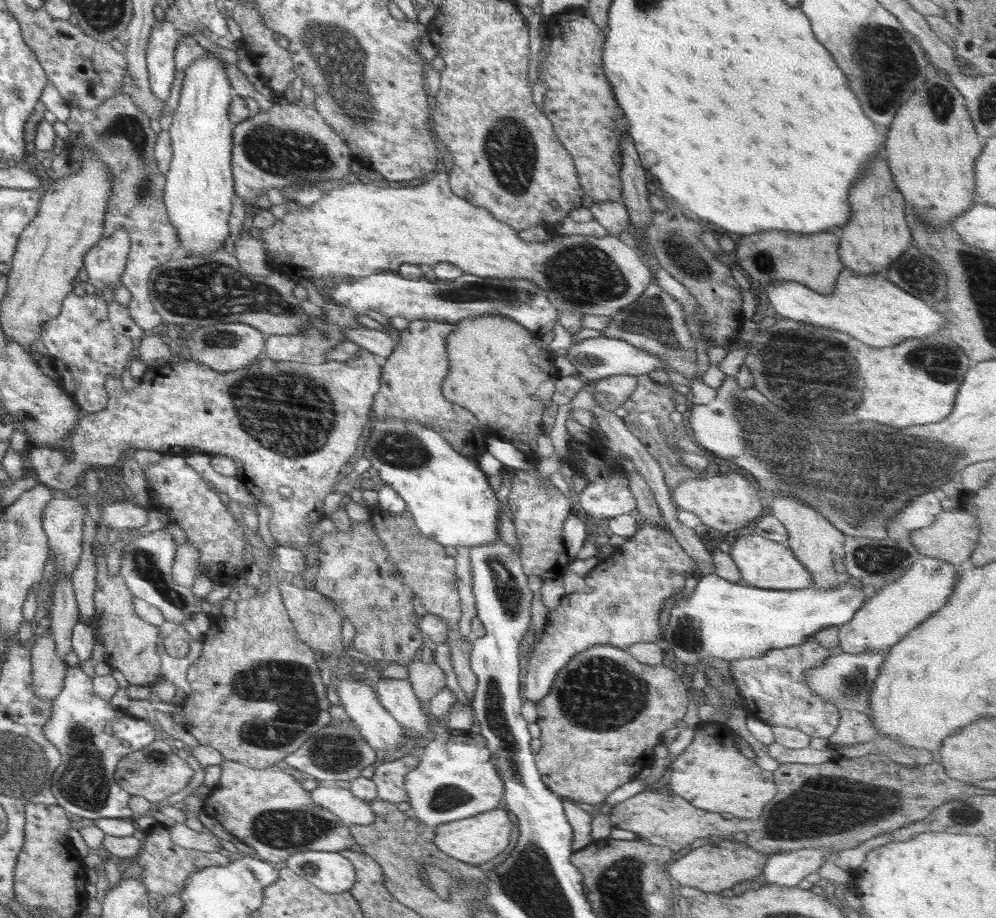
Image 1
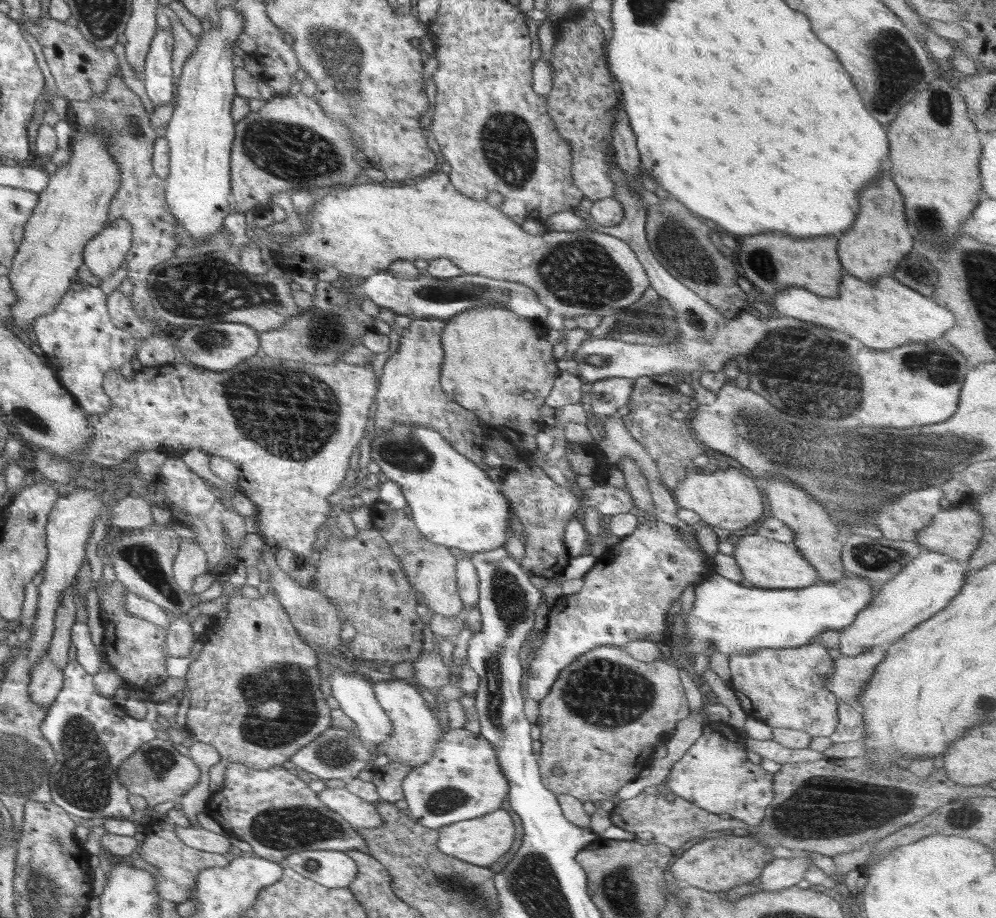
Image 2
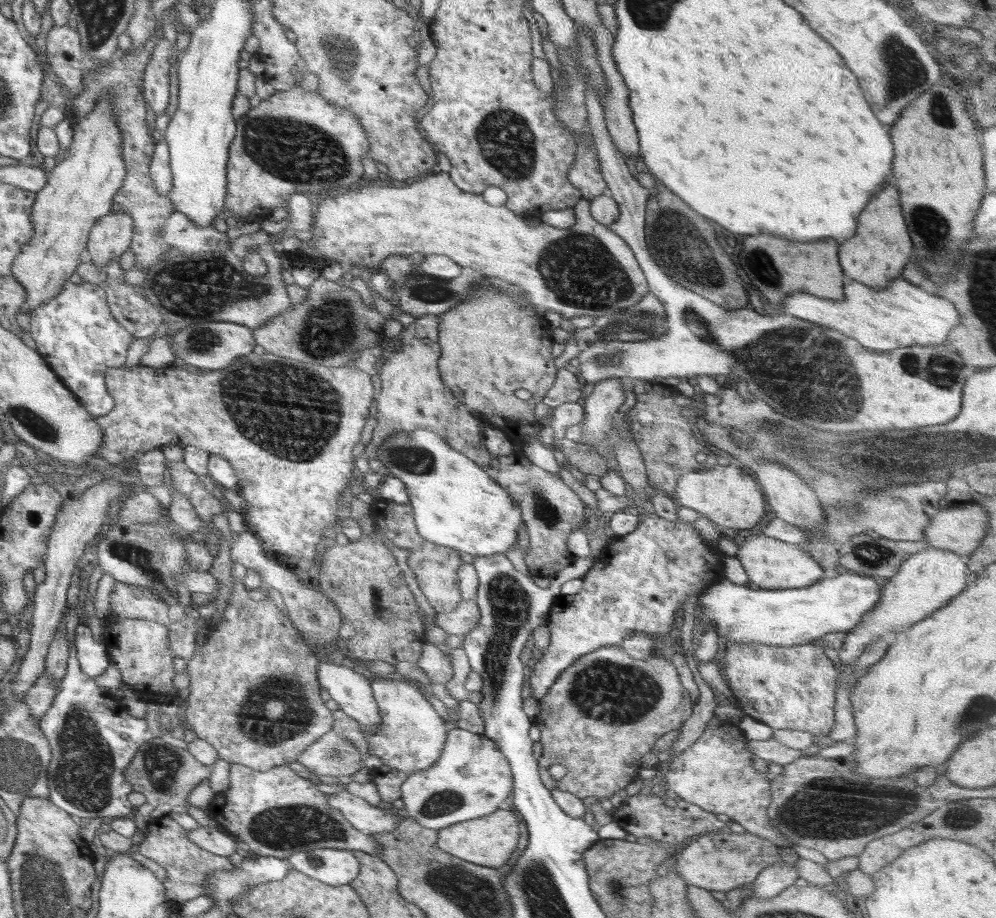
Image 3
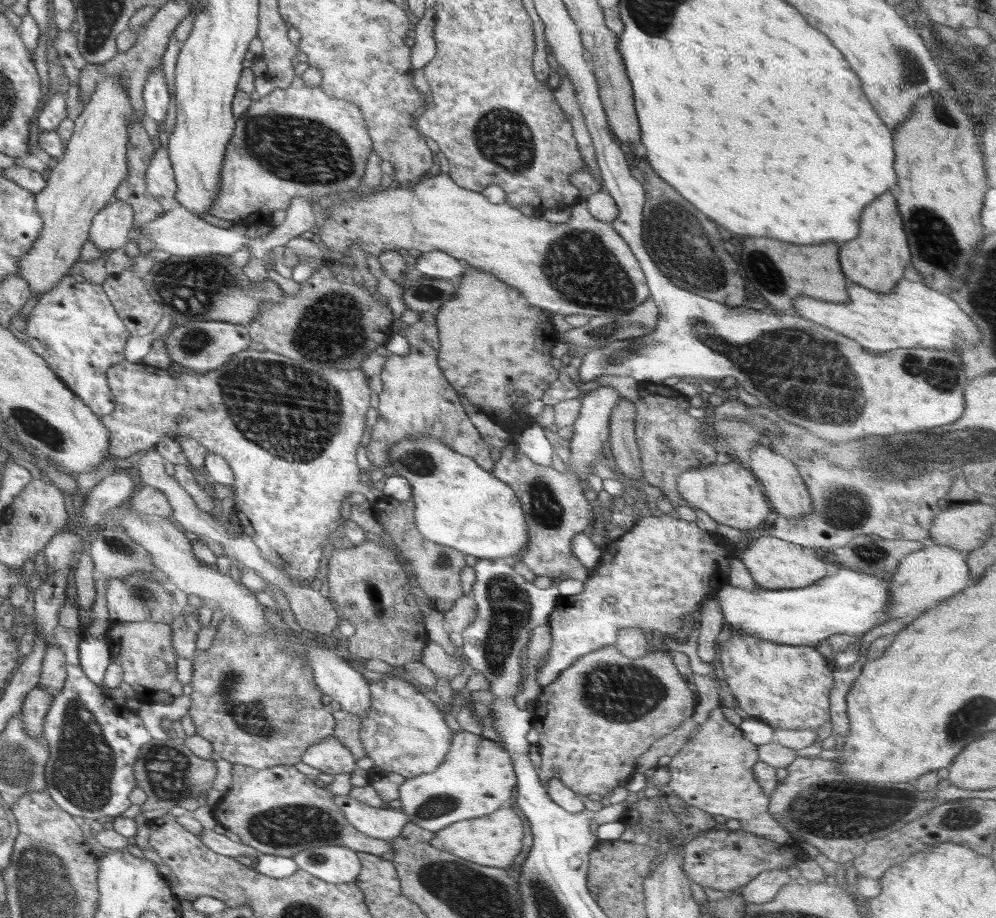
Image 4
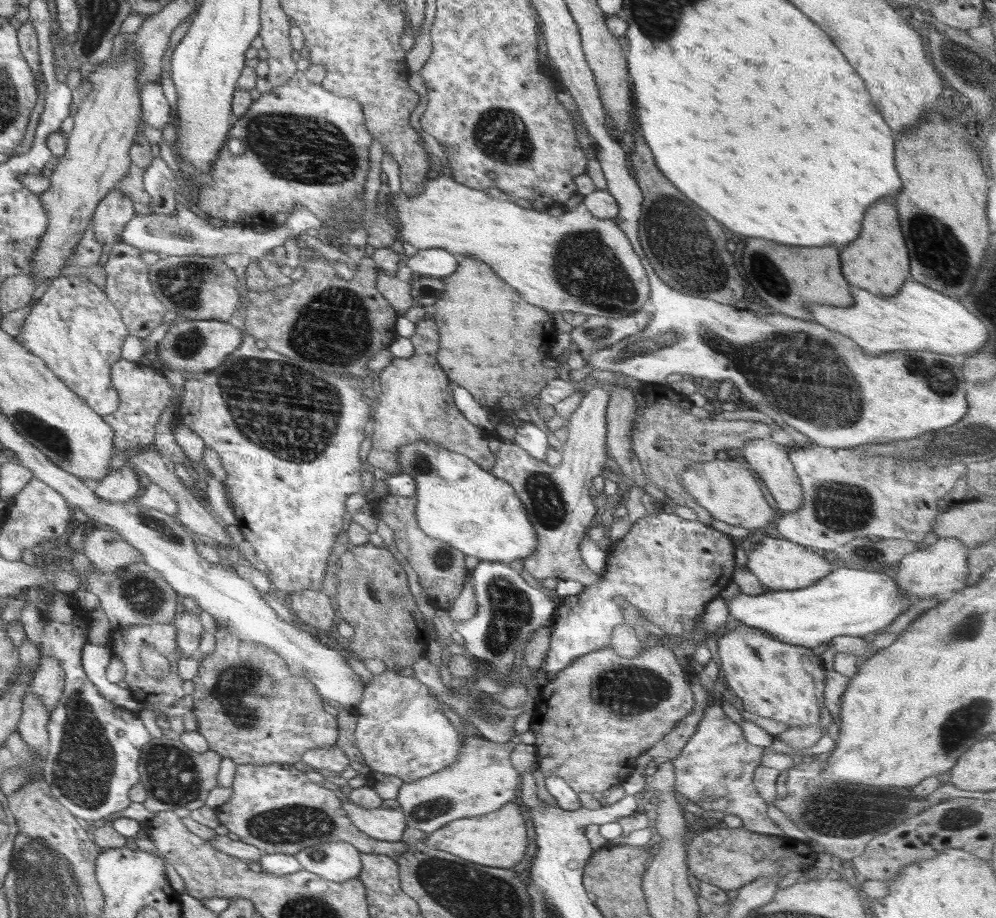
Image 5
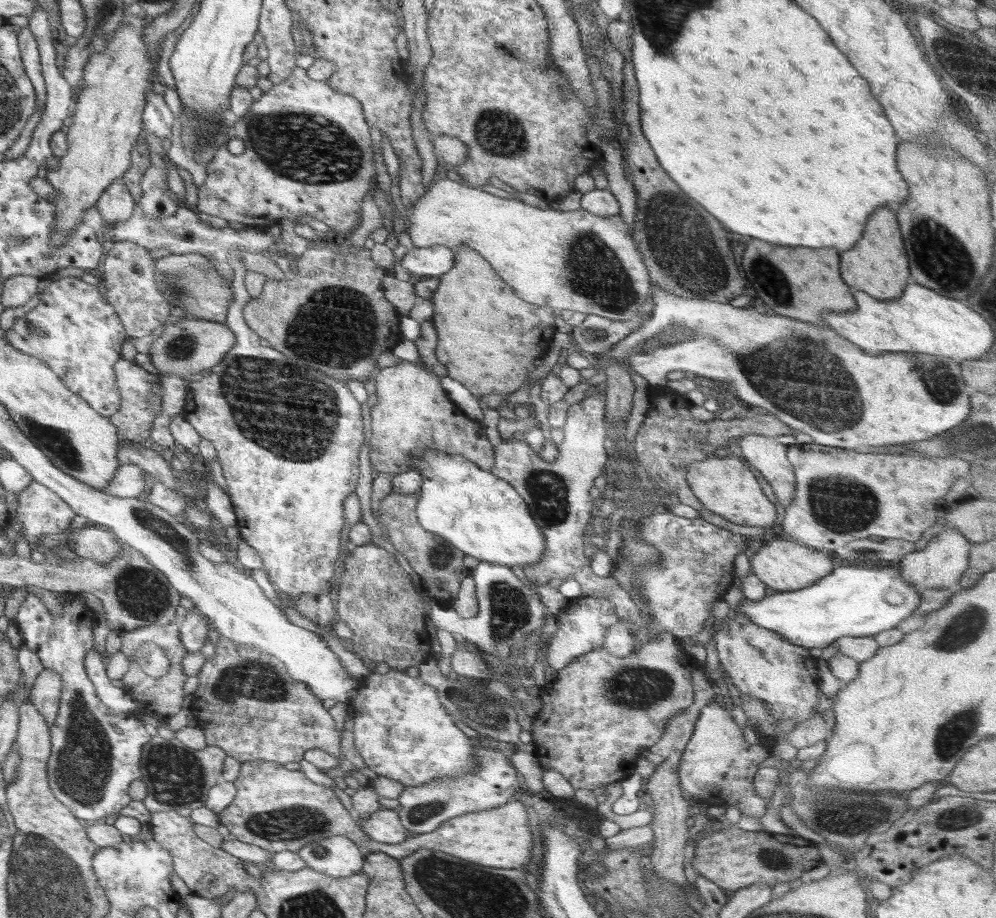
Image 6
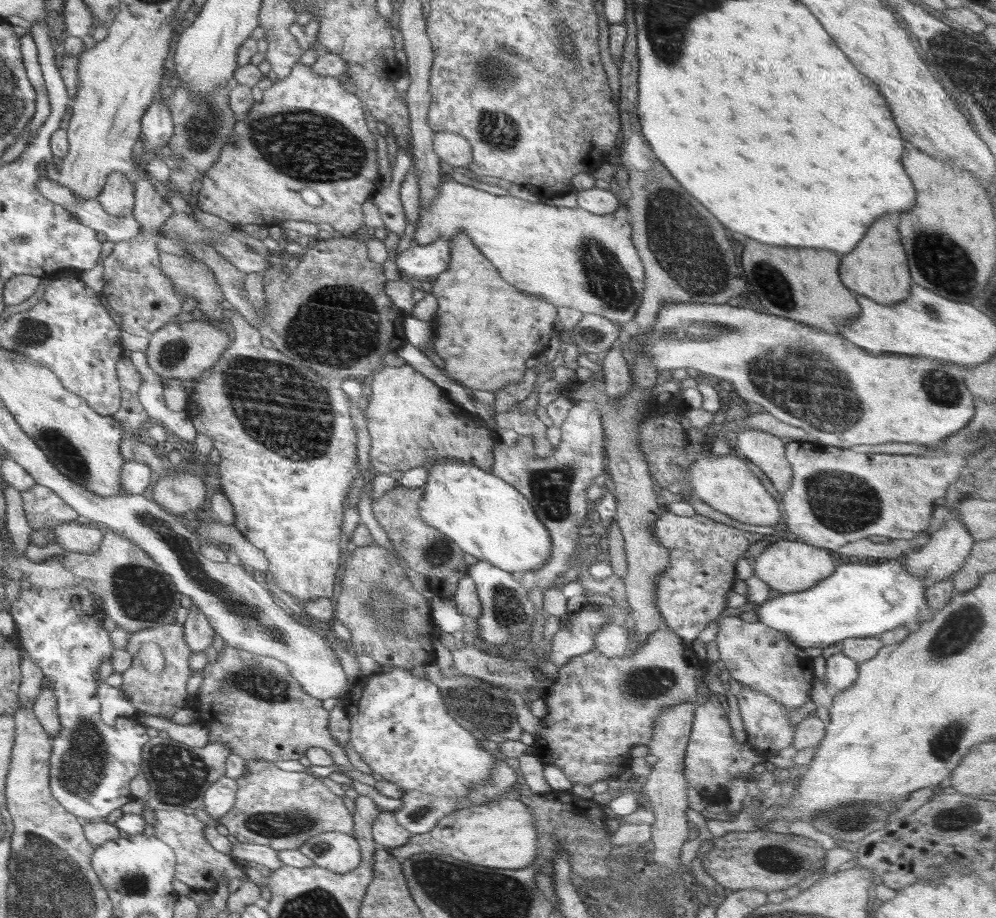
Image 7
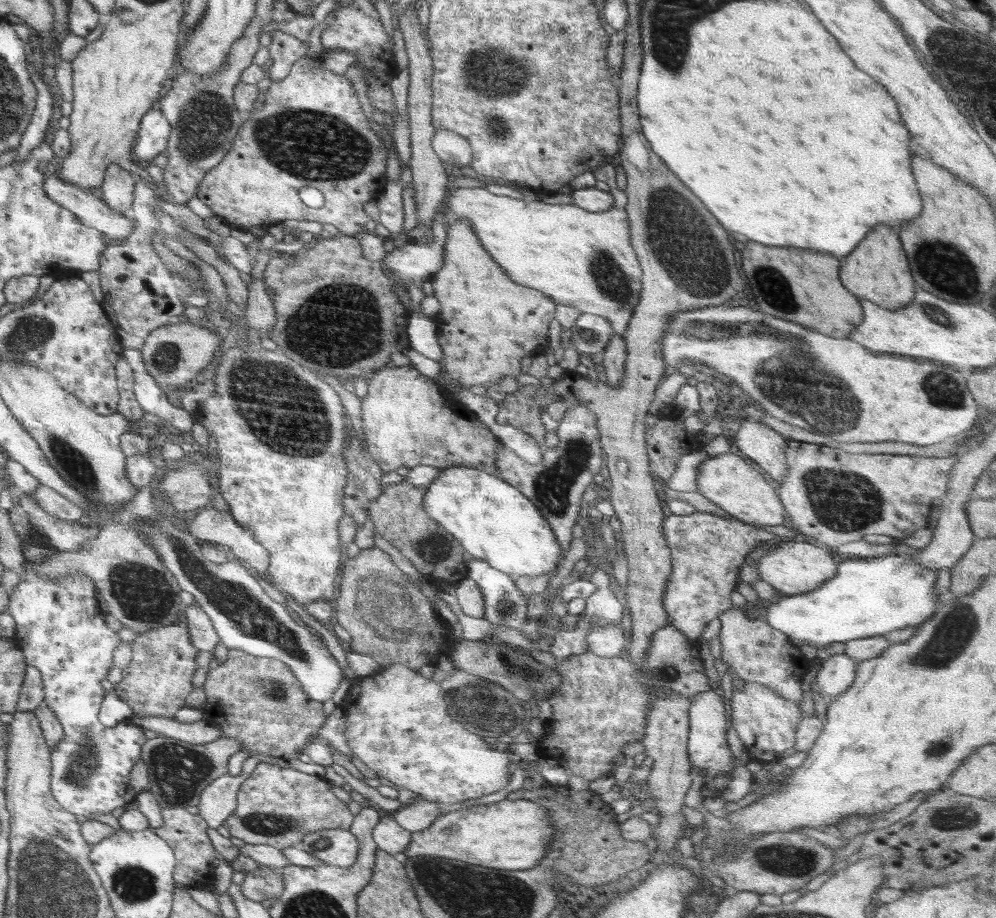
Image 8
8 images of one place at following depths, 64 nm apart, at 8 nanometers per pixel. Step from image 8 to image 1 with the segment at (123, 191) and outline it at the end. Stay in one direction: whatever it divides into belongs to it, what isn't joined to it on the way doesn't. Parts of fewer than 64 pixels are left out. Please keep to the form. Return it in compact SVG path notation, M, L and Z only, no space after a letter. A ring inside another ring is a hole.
M118 229L108 237L101 237L86 253L85 269L96 292L102 293L110 285L116 288L122 284L129 250L130 237L126 229Z

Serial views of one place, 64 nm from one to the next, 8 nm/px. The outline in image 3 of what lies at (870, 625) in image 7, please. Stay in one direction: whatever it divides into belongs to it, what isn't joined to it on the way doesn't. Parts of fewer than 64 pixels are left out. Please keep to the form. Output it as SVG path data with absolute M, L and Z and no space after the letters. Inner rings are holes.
M848 570L840 571L834 578L815 582L808 588L786 590L742 586L722 578L698 596L704 611L701 616L702 633L710 627L710 621L714 621L718 637L726 638L726 644L736 641L789 647L812 643L830 632L846 633L856 628L862 618L878 605L881 588L882 581Z

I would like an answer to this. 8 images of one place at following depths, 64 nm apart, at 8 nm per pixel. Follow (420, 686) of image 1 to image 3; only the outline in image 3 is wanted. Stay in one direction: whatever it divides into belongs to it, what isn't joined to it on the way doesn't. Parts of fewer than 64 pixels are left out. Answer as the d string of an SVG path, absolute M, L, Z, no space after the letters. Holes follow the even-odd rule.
M426 642L423 646L422 654L416 662L416 669L422 669L428 679L431 687L436 684L445 684L453 675L451 655L447 655L433 643Z

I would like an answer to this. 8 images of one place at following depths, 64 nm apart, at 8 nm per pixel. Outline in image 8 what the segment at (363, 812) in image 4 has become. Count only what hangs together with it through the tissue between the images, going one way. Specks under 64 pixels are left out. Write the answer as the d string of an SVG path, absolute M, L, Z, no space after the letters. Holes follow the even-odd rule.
M386 816L378 822L373 829L372 839L379 850L391 854L405 864L407 858L403 854L409 848L411 833L401 828L392 816Z

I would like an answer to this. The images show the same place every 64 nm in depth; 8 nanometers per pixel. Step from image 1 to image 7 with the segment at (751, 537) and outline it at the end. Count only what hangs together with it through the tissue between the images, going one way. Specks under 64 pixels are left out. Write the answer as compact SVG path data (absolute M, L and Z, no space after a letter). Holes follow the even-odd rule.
M804 541L776 542L758 557L751 559L755 576L770 585L776 593L800 592L816 586L828 578L837 567L828 549L818 548Z

